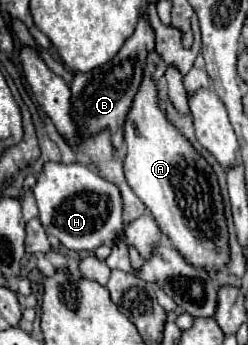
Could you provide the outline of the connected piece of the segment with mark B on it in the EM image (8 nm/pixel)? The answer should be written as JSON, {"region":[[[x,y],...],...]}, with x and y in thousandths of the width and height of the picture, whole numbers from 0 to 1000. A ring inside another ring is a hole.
{"region":[[[565,46],[540,99],[500,122],[484,151],[444,180],[379,197],[363,209],[306,209],[298,214],[298,226],[282,238],[282,261],[290,261],[282,336],[306,359],[306,388],[323,406],[363,406],[371,394],[395,394],[403,383],[435,377],[444,400],[452,400],[452,423],[468,435],[492,423],[500,348],[508,348],[524,301],[556,267],[573,214],[581,214],[581,191],[589,191],[589,157],[613,139],[621,139],[621,93],[597,75],[589,52]]]}

